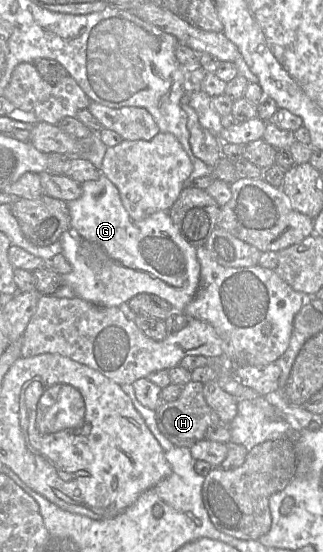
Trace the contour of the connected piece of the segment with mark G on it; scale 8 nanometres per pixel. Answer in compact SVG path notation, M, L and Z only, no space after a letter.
M100 174L98 179L92 181L86 181L81 184L82 194L81 196L72 201L67 202L67 206L70 213L70 223L68 229L63 232L59 238L59 242L62 246L61 254L64 255L66 260L71 265L71 272L62 276L62 285L67 285L72 288L75 293L75 297L79 297L85 301L91 302L96 305L105 307L118 307L122 303L128 303L128 301L137 294L148 293L157 295L160 298L168 301L175 311L183 311L186 305L193 299L200 277L200 264L196 256L196 248L189 245L184 238L180 235L178 229L174 226L171 217L166 211L158 211L145 219L140 221L134 221L129 217L129 214L122 205L121 198L118 189L115 185L103 174Z

